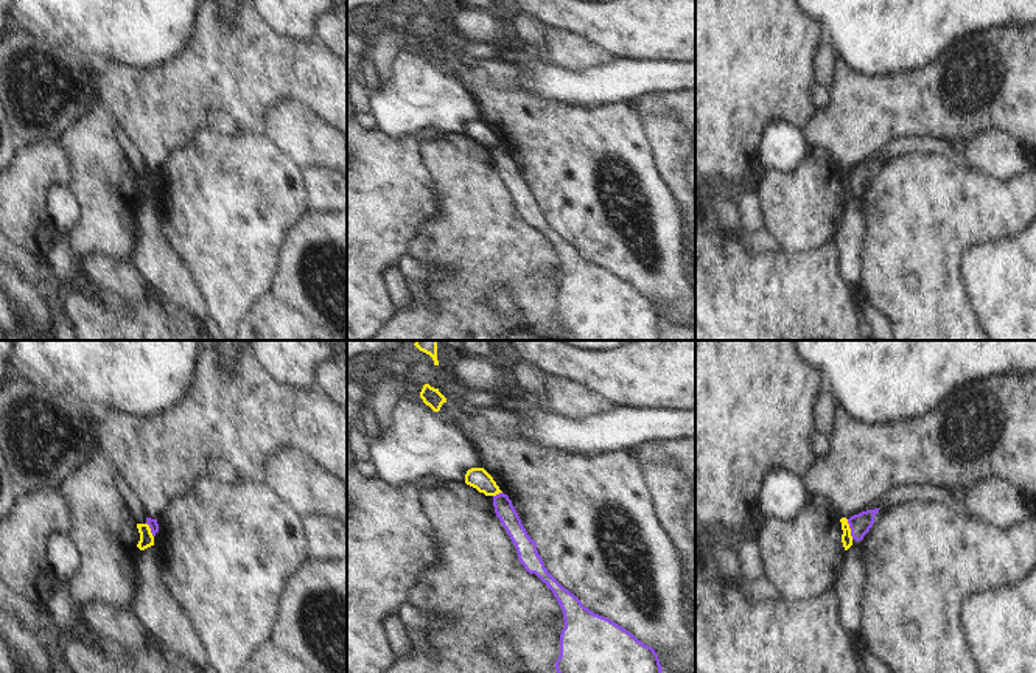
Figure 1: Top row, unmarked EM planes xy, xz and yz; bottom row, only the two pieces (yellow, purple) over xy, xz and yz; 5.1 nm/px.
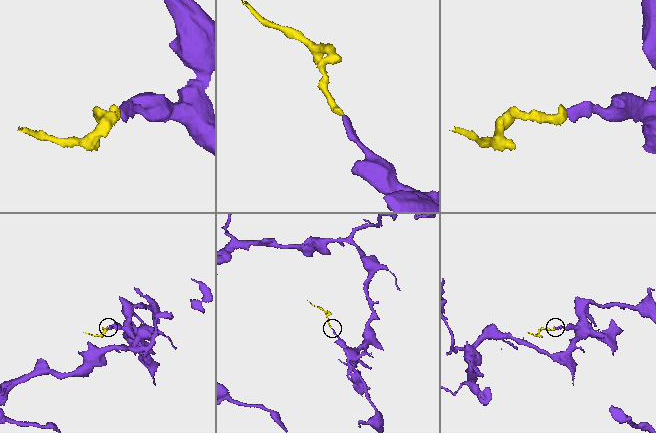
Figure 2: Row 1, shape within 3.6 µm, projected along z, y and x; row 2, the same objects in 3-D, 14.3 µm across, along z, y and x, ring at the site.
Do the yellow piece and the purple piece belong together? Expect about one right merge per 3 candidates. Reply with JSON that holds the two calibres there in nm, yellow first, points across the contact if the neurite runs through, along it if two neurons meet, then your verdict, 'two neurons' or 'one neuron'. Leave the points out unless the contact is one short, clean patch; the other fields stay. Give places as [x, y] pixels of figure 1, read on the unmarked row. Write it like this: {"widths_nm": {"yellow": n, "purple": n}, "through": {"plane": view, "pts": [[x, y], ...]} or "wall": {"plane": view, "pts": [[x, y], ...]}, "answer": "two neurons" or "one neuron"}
{"widths_nm": {"yellow": 60, "purple": 110}, "wall": {"plane": "yz", "pts": [[846, 171], [853, 190]]}, "answer": "two neurons"}

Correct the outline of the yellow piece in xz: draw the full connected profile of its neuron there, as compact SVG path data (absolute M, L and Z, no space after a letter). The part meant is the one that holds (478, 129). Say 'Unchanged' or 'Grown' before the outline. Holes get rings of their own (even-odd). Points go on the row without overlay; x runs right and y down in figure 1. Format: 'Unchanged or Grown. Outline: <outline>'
Unchanged. Outline: M484 120L468 121L465 126L465 135L485 148L496 148L502 145L493 129Z

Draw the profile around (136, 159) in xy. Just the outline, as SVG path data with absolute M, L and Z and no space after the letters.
M118 126L117 127L117 140L120 146L124 149L126 157L137 176L146 176L146 163L143 155L140 154L138 148L131 141L128 134Z

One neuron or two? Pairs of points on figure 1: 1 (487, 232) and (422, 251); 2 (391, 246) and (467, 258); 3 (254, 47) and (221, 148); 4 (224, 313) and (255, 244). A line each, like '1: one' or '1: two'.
1: one
2: two
3: two
4: one

